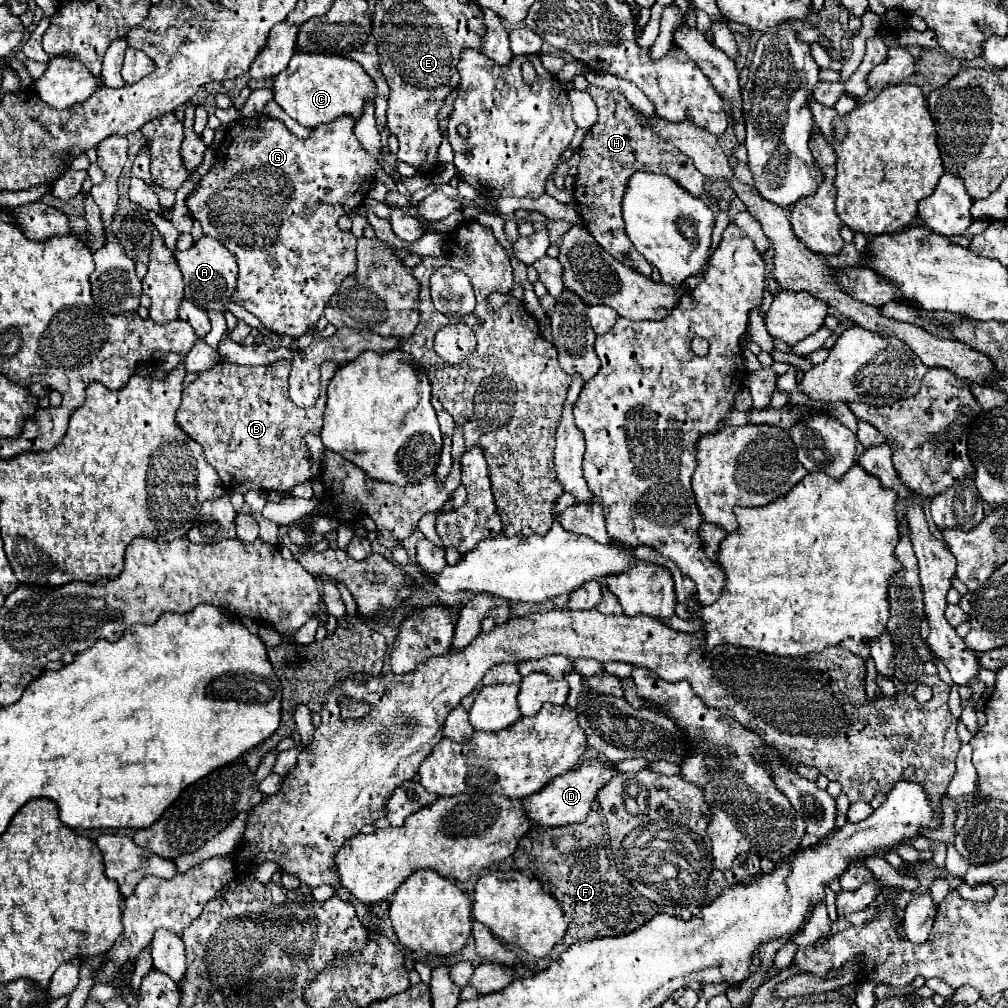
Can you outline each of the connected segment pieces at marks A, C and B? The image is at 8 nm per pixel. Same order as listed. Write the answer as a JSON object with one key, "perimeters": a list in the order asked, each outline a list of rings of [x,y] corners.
{"perimeters":[[[[202,236],[190,250],[184,252],[174,252],[178,266],[182,270],[184,276],[184,284],[186,284],[186,292],[184,298],[202,306],[204,310],[212,308],[218,312],[224,312],[226,304],[230,302],[230,296],[234,294],[236,288],[236,274],[238,274],[238,266],[234,256],[226,250],[226,246],[220,240],[214,240],[210,236]]],[[[296,52],[288,68],[274,78],[272,92],[274,102],[278,102],[278,106],[290,118],[306,128],[316,128],[318,124],[328,124],[338,116],[352,116],[354,120],[358,120],[366,100],[376,96],[376,84],[360,64],[348,58]]],[[[276,360],[268,366],[238,366],[230,362],[218,362],[206,372],[200,372],[198,378],[182,390],[182,404],[176,412],[176,424],[196,440],[208,464],[218,472],[222,486],[232,492],[246,494],[248,490],[288,490],[296,484],[308,482],[312,478],[310,468],[310,450],[304,444],[302,436],[306,432],[320,434],[322,414],[326,406],[326,386],[338,370],[338,364],[324,362],[320,378],[320,398],[310,408],[296,406],[288,396],[288,377],[291,364],[288,360]]]]}

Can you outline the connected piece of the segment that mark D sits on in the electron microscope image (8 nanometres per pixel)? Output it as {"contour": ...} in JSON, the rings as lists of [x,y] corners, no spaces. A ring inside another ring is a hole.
{"contour":[[[600,758],[584,760],[580,766],[576,766],[568,774],[562,774],[562,776],[554,778],[552,782],[548,782],[548,786],[542,788],[540,792],[524,798],[522,802],[524,802],[526,814],[538,826],[566,826],[566,824],[574,824],[574,822],[584,822],[592,808],[592,802],[596,800],[598,790],[604,788],[604,784],[608,784],[616,774],[618,772],[616,772],[614,764],[610,764],[606,760],[600,760]]]}

